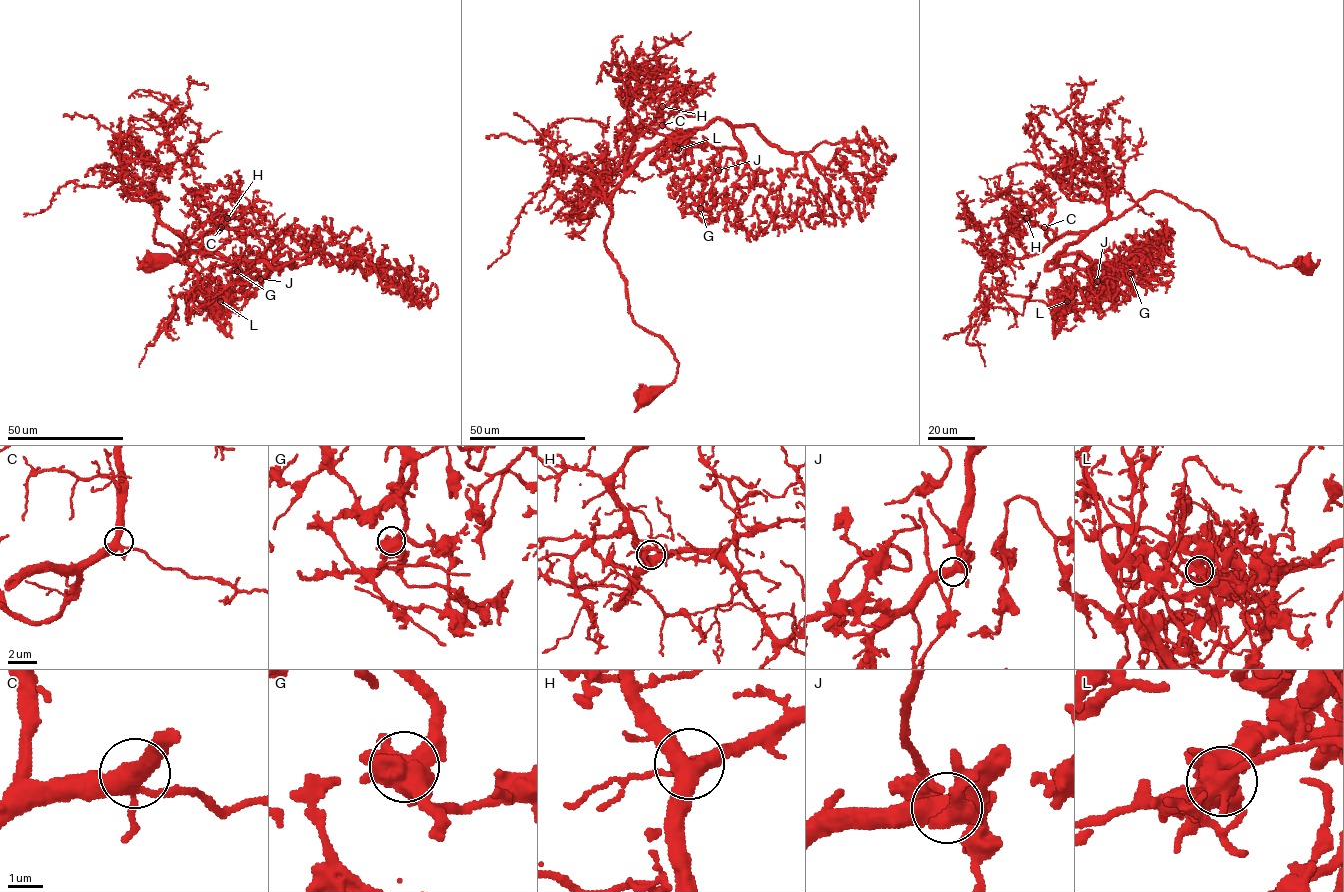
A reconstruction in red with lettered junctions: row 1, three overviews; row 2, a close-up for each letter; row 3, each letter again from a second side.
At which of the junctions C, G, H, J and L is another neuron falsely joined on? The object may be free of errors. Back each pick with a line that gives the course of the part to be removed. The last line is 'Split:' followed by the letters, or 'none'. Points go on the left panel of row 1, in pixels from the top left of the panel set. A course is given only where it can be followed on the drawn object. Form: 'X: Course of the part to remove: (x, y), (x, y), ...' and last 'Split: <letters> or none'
L: Course of the part to remove: (220, 301), (210, 294), (207, 304), (211, 311), (212, 308), (194, 300), (171, 294)
Split: L

